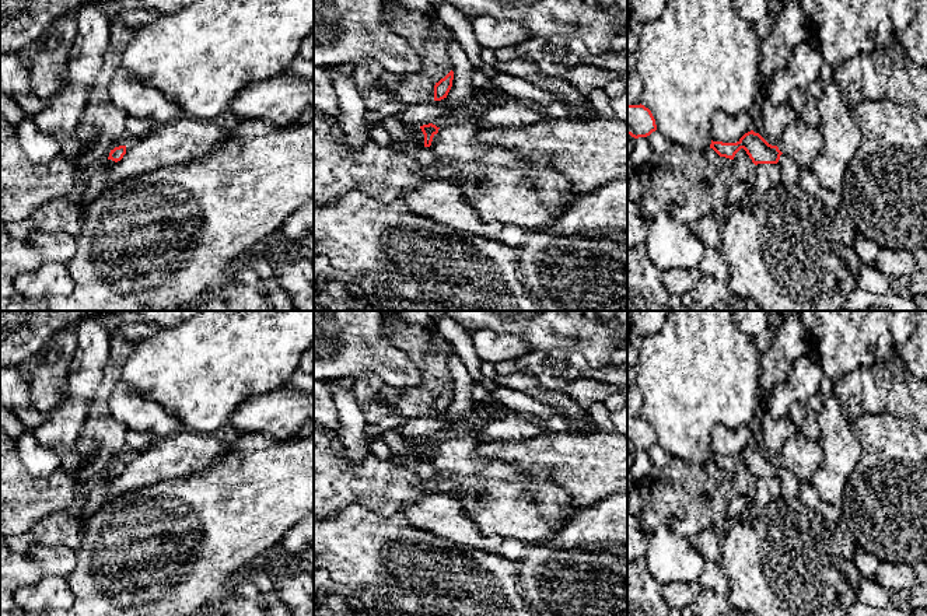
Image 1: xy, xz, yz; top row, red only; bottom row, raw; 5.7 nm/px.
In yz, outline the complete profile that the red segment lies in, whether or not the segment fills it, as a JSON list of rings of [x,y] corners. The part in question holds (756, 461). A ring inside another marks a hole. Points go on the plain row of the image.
[[[753,444],[745,447],[737,456],[713,455],[710,458],[720,470],[734,473],[735,468],[744,462],[752,476],[777,477],[780,482],[780,497],[784,500],[795,498],[801,486],[797,476],[783,468],[777,459],[769,458],[759,447]]]

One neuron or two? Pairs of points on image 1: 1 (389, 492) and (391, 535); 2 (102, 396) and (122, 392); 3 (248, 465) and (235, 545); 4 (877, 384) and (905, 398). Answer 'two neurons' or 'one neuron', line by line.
1: two neurons
2: two neurons
3: one neuron
4: one neuron

